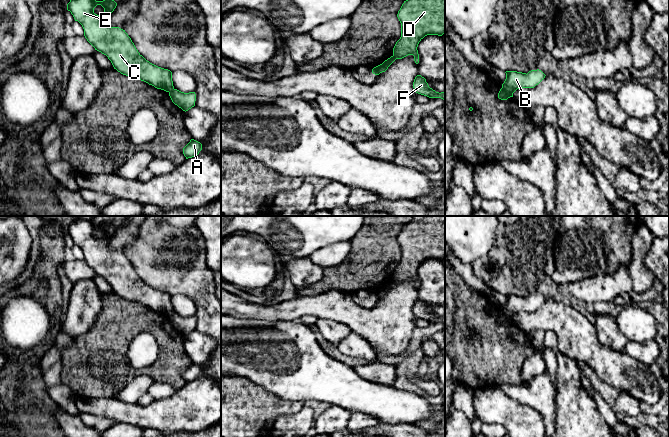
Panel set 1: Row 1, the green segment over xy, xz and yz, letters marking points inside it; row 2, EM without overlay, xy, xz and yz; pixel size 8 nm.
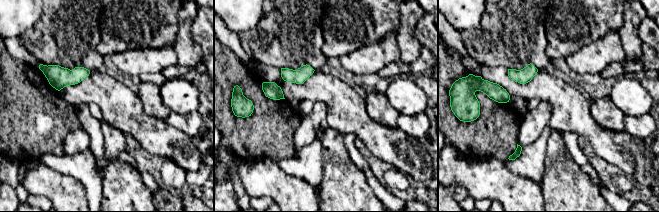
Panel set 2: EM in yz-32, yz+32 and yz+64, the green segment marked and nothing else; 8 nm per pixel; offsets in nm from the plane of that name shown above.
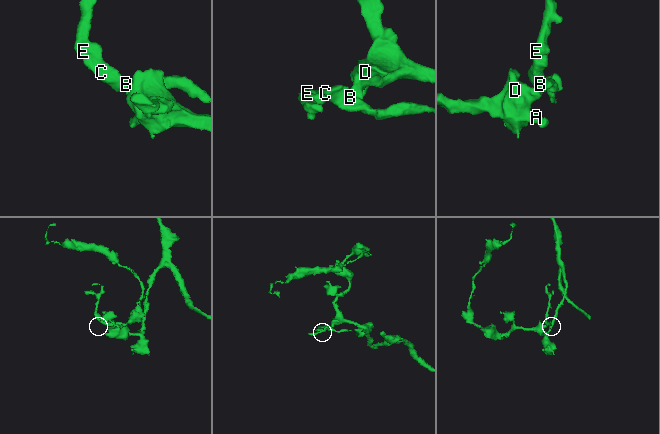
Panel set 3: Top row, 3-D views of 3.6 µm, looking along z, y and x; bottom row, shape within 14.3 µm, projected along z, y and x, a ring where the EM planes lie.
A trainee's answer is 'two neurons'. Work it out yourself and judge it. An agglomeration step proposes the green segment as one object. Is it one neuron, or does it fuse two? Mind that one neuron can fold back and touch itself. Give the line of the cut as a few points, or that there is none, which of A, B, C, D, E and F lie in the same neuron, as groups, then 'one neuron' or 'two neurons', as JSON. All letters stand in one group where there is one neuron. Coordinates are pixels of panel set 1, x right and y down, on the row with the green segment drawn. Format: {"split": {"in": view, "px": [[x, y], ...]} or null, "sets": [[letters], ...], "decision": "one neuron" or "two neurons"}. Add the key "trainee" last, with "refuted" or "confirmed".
{"split": {"in": "yz", "px": [[502, 86], [512, 94]]}, "sets": [["A", "D"], ["B", "C", "E", "F"]], "decision": "two neurons", "trainee": "confirmed"}

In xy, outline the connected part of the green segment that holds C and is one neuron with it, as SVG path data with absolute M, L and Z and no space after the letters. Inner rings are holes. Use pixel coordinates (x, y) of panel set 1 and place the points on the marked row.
M70 0L67 10L75 21L82 25L87 41L95 50L108 57L114 69L157 89L171 92L174 89L172 72L147 61L138 52L125 30L109 25L108 16L116 6L114 0ZM97 5L104 8L103 15L94 13Z

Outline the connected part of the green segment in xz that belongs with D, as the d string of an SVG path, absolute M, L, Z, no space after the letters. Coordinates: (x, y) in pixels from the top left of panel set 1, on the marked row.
M406 0L398 11L401 37L393 48L393 56L414 56L419 63L418 44L427 35L445 33L445 0Z

